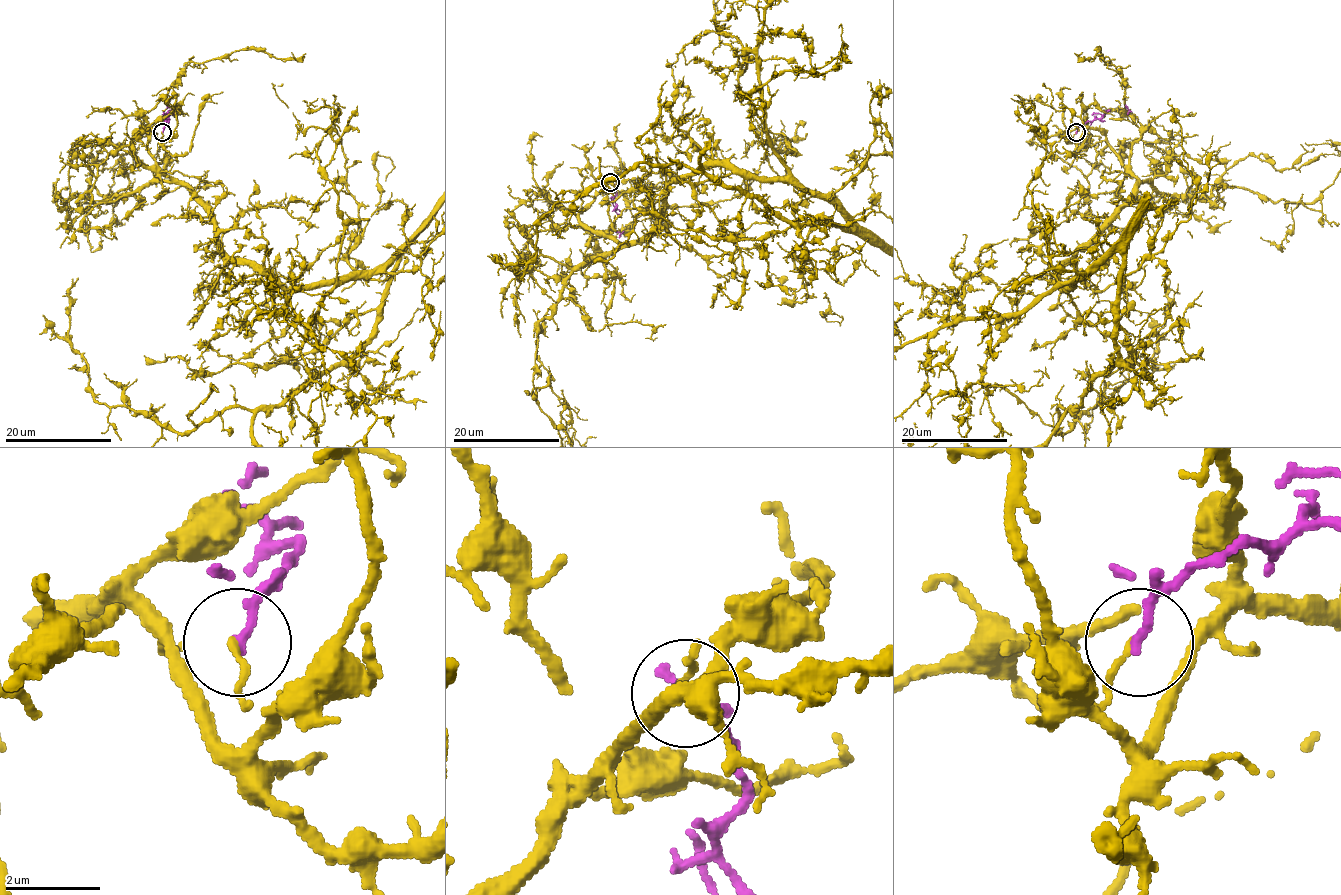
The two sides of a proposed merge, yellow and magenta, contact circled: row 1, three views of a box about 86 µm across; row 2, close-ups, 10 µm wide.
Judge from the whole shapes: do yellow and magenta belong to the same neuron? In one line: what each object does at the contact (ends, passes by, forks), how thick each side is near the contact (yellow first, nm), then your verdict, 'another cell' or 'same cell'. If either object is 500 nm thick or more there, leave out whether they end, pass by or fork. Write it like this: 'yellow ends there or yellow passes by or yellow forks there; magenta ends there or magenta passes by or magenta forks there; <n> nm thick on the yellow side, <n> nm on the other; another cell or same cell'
yellow ends there; magenta ends there; 140 nm thick on the yellow side, 200 nm on the other; another cell

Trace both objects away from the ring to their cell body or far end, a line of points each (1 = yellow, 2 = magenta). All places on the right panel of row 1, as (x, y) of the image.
1: (1076, 132), (1105, 136), (1136, 194), (1065, 287), (1129, 227), (1173, 120), (1104, 64)
2: (1076, 132), (1087, 122), (1100, 119), (1109, 110), (1125, 107), (1127, 114)

